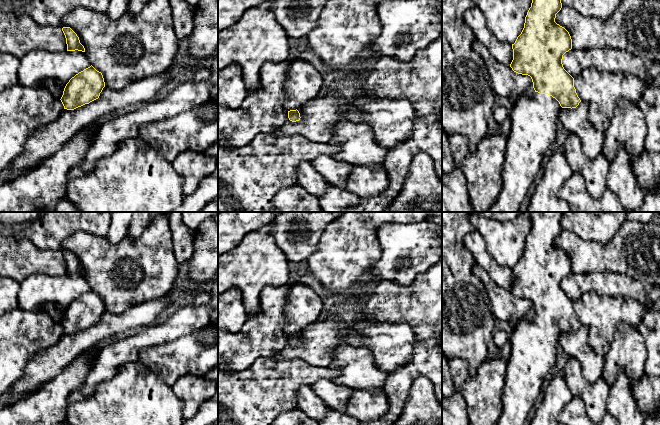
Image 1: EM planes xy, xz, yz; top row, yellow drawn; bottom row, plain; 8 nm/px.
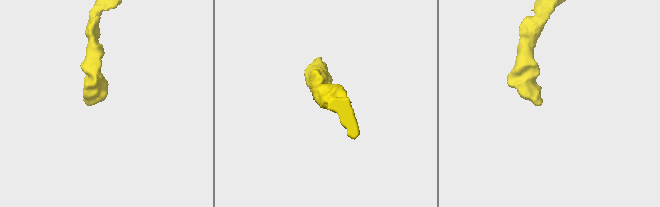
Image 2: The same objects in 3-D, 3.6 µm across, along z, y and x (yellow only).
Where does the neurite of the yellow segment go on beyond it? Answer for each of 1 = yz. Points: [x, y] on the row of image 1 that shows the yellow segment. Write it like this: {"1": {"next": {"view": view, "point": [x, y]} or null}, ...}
{"1": {"next": {"view": "yz", "point": [533, 119]}}}

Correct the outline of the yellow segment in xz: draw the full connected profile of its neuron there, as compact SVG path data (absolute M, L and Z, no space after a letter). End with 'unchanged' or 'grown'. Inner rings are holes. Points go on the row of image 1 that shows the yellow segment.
M298 58L291 59L283 86L286 94L283 107L288 112L290 121L300 120L300 113L297 109L317 98L326 82L327 76L309 62Z; grown

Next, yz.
M532 0L524 28L512 44L510 67L518 74L530 76L535 92L531 96L522 94L514 102L502 168L503 188L487 212L519 212L539 172L544 154L556 141L556 121L560 109L576 108L581 102L574 87L574 78L562 64L563 55L572 49L572 39L569 32L555 22L561 8L561 0Z; grown

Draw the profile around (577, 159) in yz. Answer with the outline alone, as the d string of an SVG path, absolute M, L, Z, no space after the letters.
M573 133L568 134L564 149L573 173L581 173L589 194L599 199L607 188L606 180L610 166L608 159L601 154L595 160L590 160L583 151L580 138Z

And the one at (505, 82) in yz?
M475 40L473 48L484 60L491 79L492 90L499 98L509 98L515 102L520 95L531 96L535 92L530 76L518 74L509 65L499 62L478 40Z

